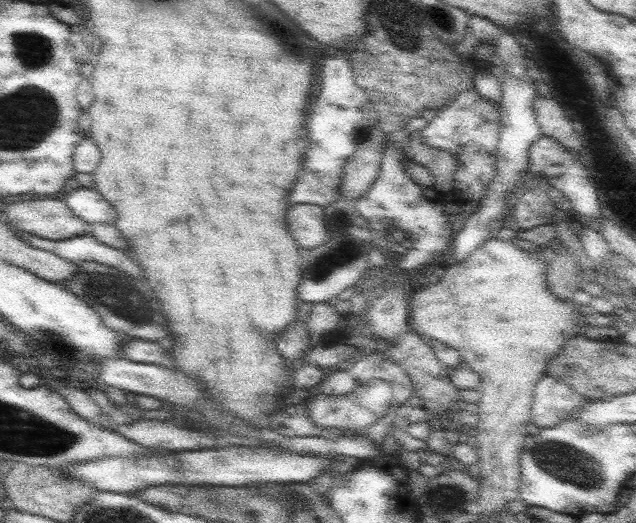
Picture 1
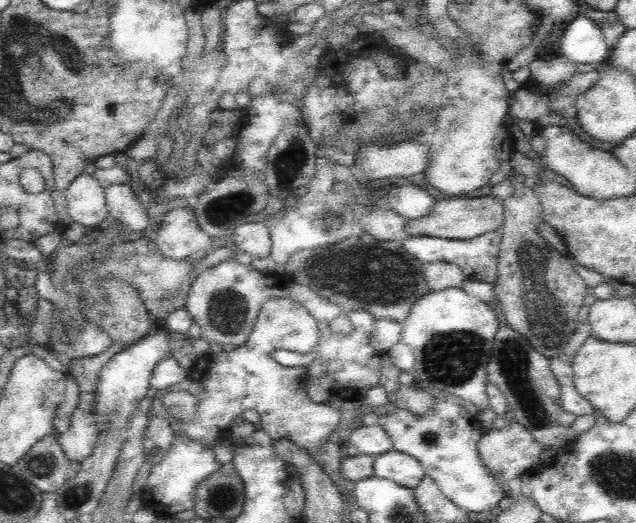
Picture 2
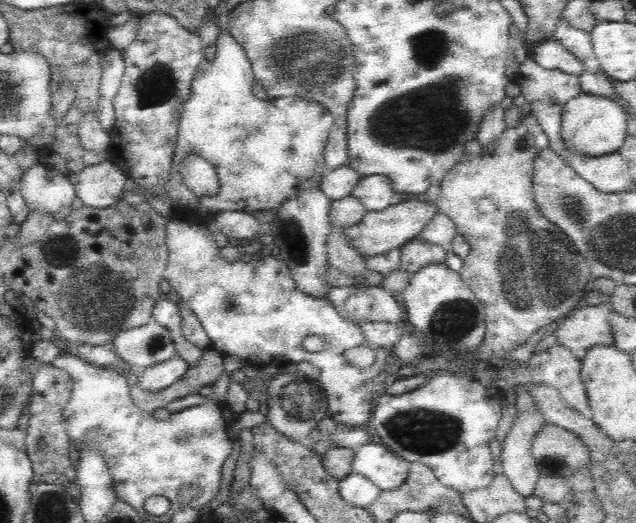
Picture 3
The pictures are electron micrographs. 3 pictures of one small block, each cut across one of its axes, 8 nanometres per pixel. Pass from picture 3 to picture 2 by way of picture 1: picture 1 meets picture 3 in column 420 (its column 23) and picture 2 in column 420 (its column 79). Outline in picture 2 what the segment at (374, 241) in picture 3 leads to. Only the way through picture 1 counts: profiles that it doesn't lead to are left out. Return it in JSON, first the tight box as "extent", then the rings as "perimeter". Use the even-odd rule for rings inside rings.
{"extent":[405,191,503,239],"perimeter":[[[485,191],[474,198],[466,198],[465,195],[450,198],[445,196],[436,200],[424,216],[407,220],[405,232],[409,236],[471,239],[501,227],[503,212],[503,201]]]}

